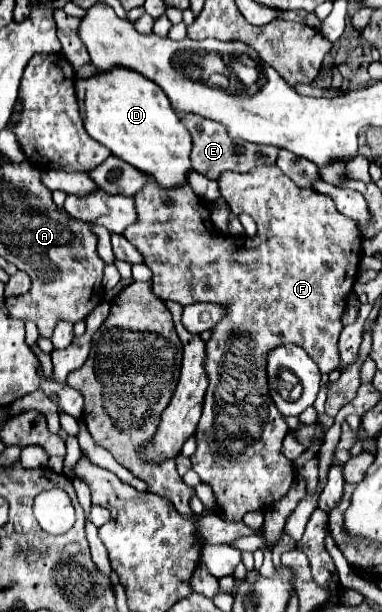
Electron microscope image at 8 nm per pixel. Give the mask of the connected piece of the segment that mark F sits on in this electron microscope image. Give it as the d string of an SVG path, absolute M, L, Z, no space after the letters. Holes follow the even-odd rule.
M256 167L256 171L250 171L250 173L244 173L244 175L240 175L240 173L222 173L222 175L220 175L220 177L218 177L218 185L220 185L220 193L222 193L222 197L226 197L226 201L228 201L228 205L230 205L230 209L232 209L232 213L246 213L246 215L250 215L250 217L252 217L252 219L254 219L254 221L256 221L256 225L258 225L258 235L256 235L256 237L254 237L254 239L252 239L252 241L250 241L250 247L248 247L248 259L236 259L236 253L238 253L238 251L240 251L240 247L223 247L223 239L226 239L226 238L227 238L227 239L229 239L229 238L230 238L230 237L223 237L223 238L221 238L221 243L220 243L220 247L198 247L198 231L196 231L196 217L182 217L182 205L166 205L166 189L162 189L162 187L160 187L160 185L158 185L158 183L156 183L156 181L154 181L154 179L148 179L148 183L146 183L146 187L144 187L144 189L142 189L142 191L140 191L140 193L136 193L136 197L134 197L134 199L136 199L136 209L138 209L138 215L140 215L140 219L138 219L138 221L136 221L136 223L134 223L134 227L128 227L128 229L126 229L126 231L124 231L124 237L126 237L126 239L128 239L128 241L130 241L130 243L132 243L132 245L134 245L134 247L136 247L136 249L138 249L138 251L140 251L140 255L142 255L142 257L144 257L144 263L146 263L146 265L148 265L148 267L150 267L150 269L152 269L152 273L154 273L154 277L152 277L152 285L154 285L154 293L156 293L156 295L158 295L158 297L162 297L162 299L170 299L170 301L180 301L180 303L196 303L196 301L206 301L206 303L220 303L220 305L224 305L224 307L228 307L228 313L226 313L226 317L224 317L224 319L222 319L222 321L220 321L220 323L218 323L218 325L216 325L216 327L214 327L214 329L212 329L212 337L210 337L210 341L208 341L208 343L206 343L206 345L208 345L208 349L206 349L206 351L208 351L208 355L206 355L206 371L208 371L208 379L210 379L210 385L208 385L208 391L206 391L206 397L204 397L204 413L202 413L202 417L206 417L206 415L214 415L214 417L216 417L216 419L214 419L214 425L216 425L216 443L220 443L220 449L208 449L208 435L212 435L212 431L214 431L214 427L212 427L212 429L208 429L208 431L200 431L200 427L198 427L198 431L196 431L196 437L198 437L198 453L194 453L194 455L192 455L192 457L190 457L190 459L192 459L192 469L194 469L194 471L196 471L196 473L198 473L198 477L200 477L200 479L202 479L202 481L206 481L206 483L208 483L208 473L214 473L214 497L216 497L216 505L218 505L218 509L220 509L220 513L218 513L218 515L220 515L220 519L224 519L224 521L242 521L242 517L244 517L244 515L246 515L246 513L248 513L248 511L260 511L260 509L268 509L268 507L270 507L270 505L272 505L272 503L276 503L276 499L282 499L282 497L284 497L284 495L286 495L286 493L288 493L288 489L290 489L290 485L292 485L292 481L294 481L294 477L296 477L296 473L294 473L294 463L292 463L292 461L288 461L288 459L284 459L284 455L282 455L282 451L280 451L280 447L282 447L282 439L284 439L284 437L286 437L286 433L288 433L288 425L286 425L286 421L284 421L284 417L282 417L282 415L280 415L280 411L278 411L278 409L276 409L276 405L274 405L274 403L272 403L272 397L270 397L270 395L268 395L268 385L266 385L266 375L264 375L264 355L266 355L266 353L268 353L268 351L270 351L270 349L272 349L272 347L276 347L276 345L280 345L280 343L296 343L296 345L300 345L300 347L304 347L304 349L306 349L306 351L308 351L308 355L310 355L310 357L312 357L312 359L314 359L314 363L316 363L316 365L318 365L318 367L320 367L320 371L322 371L322 373L330 373L330 371L334 371L334 369L338 369L338 367L340 367L340 353L338 353L338 335L340 335L340 331L342 331L342 327L344 327L344 325L342 325L342 319L340 319L340 317L342 317L342 313L344 313L344 309L346 309L346 301L348 301L348 295L350 295L350 293L352 293L352 287L354 287L354 281L356 281L356 275L358 275L358 263L360 263L360 255L362 255L362 251L360 251L360 241L362 241L362 237L360 237L360 231L358 231L358 227L356 227L356 225L354 225L354 221L350 221L350 219L348 219L348 217L346 217L346 215L342 215L342 213L340 213L340 211L336 211L336 205L332 205L332 197L328 197L328 195L322 195L322 193L316 193L316 191L312 191L312 189L300 189L300 191L296 191L296 187L292 187L292 179L290 179L290 177L286 177L286 175L284 175L284 173L282 173L282 171L280 171L280 169L278 169L278 167ZM248 443L250 443L250 449L246 449L246 451L244 451L244 447L248 447ZM224 451L244 451L244 453L240 453L240 455L236 455L236 453L224 453Z

